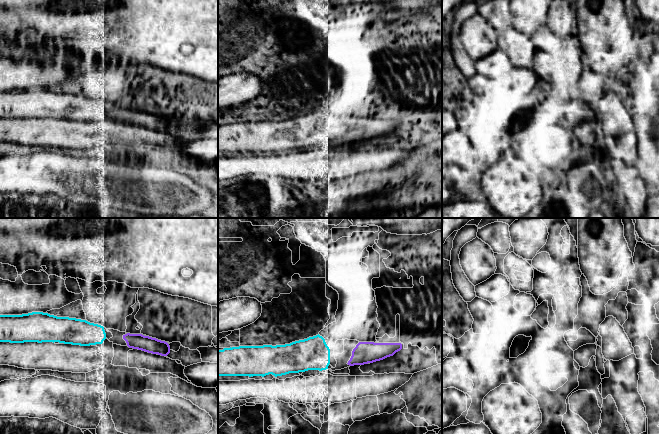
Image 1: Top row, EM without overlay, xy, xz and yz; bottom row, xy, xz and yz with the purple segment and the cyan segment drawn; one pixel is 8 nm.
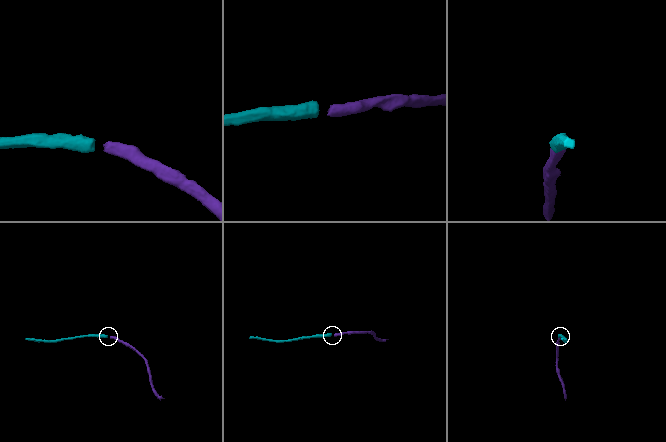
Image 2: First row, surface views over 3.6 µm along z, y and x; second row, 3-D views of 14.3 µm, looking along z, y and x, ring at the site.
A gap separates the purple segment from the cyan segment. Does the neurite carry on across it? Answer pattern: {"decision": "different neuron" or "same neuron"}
{"decision": "same neuron"}

